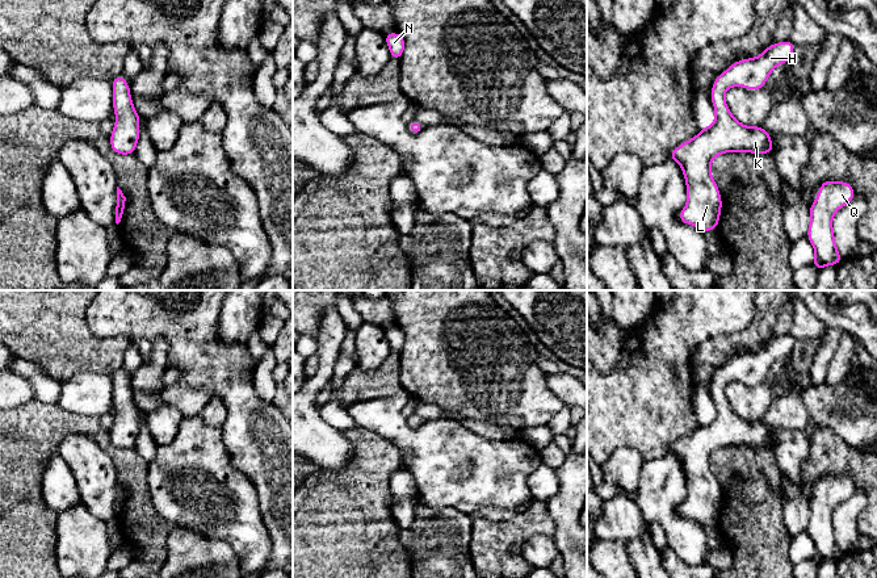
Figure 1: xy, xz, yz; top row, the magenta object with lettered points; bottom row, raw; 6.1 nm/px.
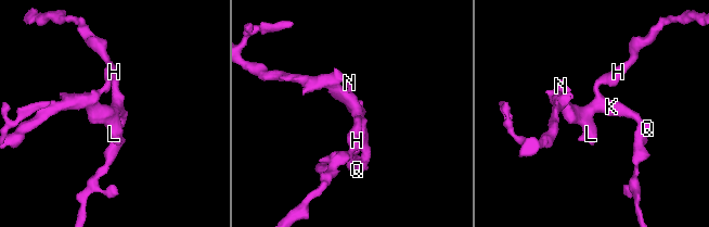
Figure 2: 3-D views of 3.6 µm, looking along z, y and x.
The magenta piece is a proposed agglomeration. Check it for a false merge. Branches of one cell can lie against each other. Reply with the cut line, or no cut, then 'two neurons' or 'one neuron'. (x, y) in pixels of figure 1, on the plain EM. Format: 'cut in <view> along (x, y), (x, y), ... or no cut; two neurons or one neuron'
no cut; one neuron

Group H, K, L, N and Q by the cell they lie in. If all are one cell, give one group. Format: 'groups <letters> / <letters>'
groups H K L N Q

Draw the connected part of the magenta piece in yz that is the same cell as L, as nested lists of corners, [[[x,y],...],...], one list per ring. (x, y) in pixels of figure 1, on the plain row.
[[[788,334],[769,339],[759,351],[734,356],[717,369],[710,394],[716,405],[712,419],[705,420],[692,434],[680,437],[668,455],[680,458],[687,478],[687,498],[679,507],[681,518],[692,519],[704,527],[718,522],[722,491],[710,458],[725,447],[773,448],[771,427],[758,420],[742,419],[730,406],[725,386],[731,381],[761,384],[772,365],[790,356],[796,339]]]

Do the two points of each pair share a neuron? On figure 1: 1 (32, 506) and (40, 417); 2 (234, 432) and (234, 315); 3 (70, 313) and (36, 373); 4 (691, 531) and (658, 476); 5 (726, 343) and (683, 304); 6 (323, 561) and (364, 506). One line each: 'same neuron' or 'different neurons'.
1: same neuron
2: different neurons
3: different neurons
4: same neuron
5: different neurons
6: same neuron

